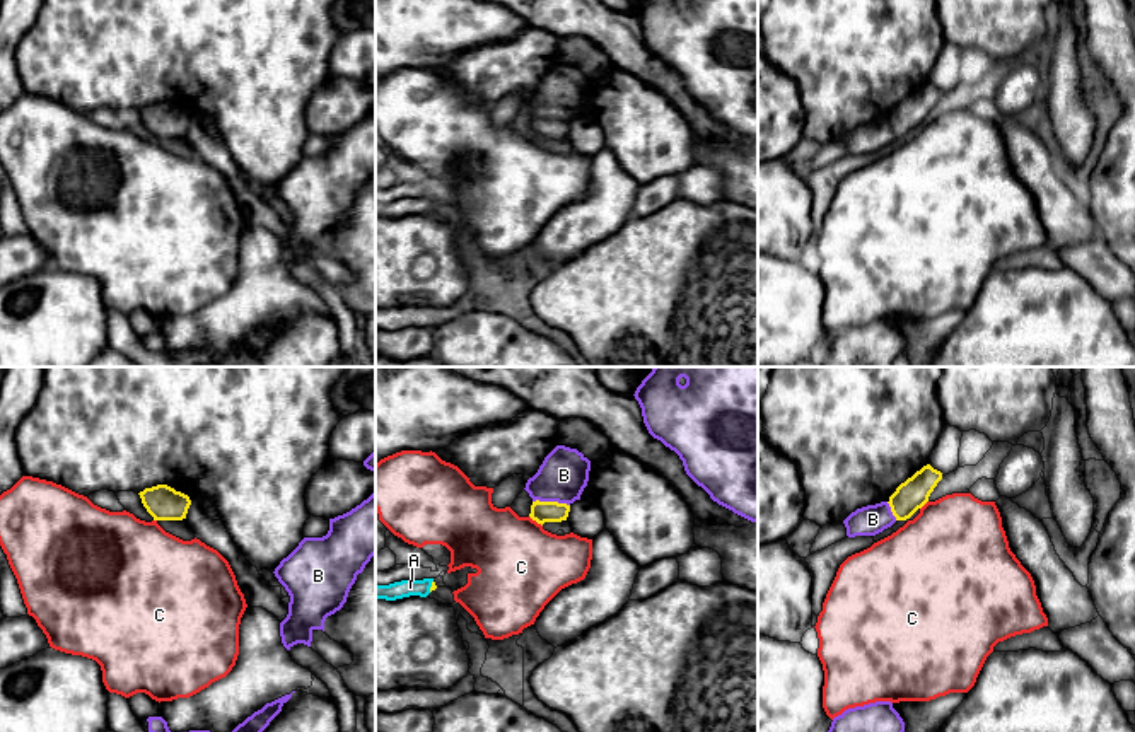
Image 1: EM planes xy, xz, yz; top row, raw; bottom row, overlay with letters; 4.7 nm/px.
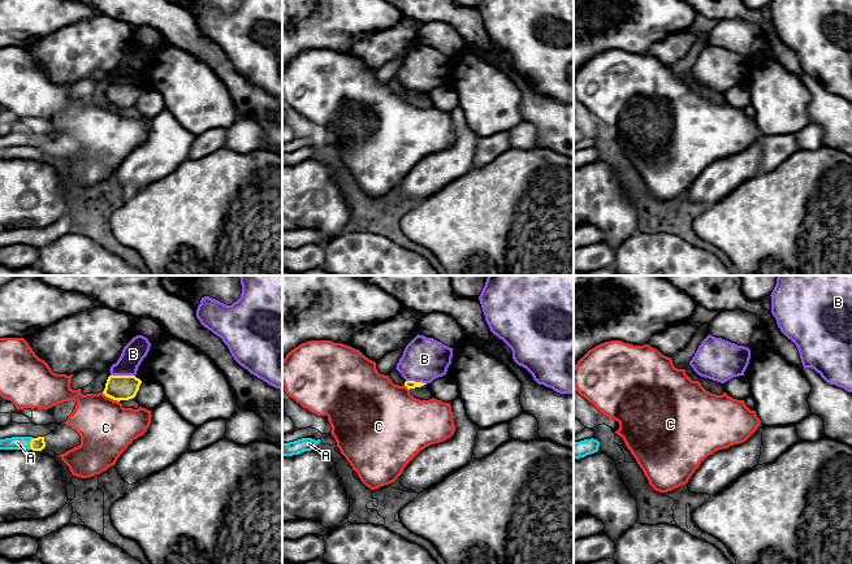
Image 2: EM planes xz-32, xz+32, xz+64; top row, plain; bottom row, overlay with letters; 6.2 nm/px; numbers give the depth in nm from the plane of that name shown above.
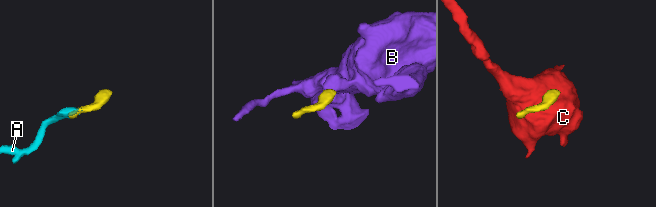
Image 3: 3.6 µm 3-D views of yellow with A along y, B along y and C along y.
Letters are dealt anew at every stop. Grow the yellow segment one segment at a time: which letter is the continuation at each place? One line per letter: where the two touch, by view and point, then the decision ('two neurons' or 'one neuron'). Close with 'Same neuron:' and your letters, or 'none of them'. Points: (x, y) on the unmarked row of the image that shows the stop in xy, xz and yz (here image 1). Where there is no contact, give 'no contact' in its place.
A: xz (432, 203) | one neuron
B: xz (552, 120) | two neurons
C: xz (536, 139) | two neurons
Same neuron: A

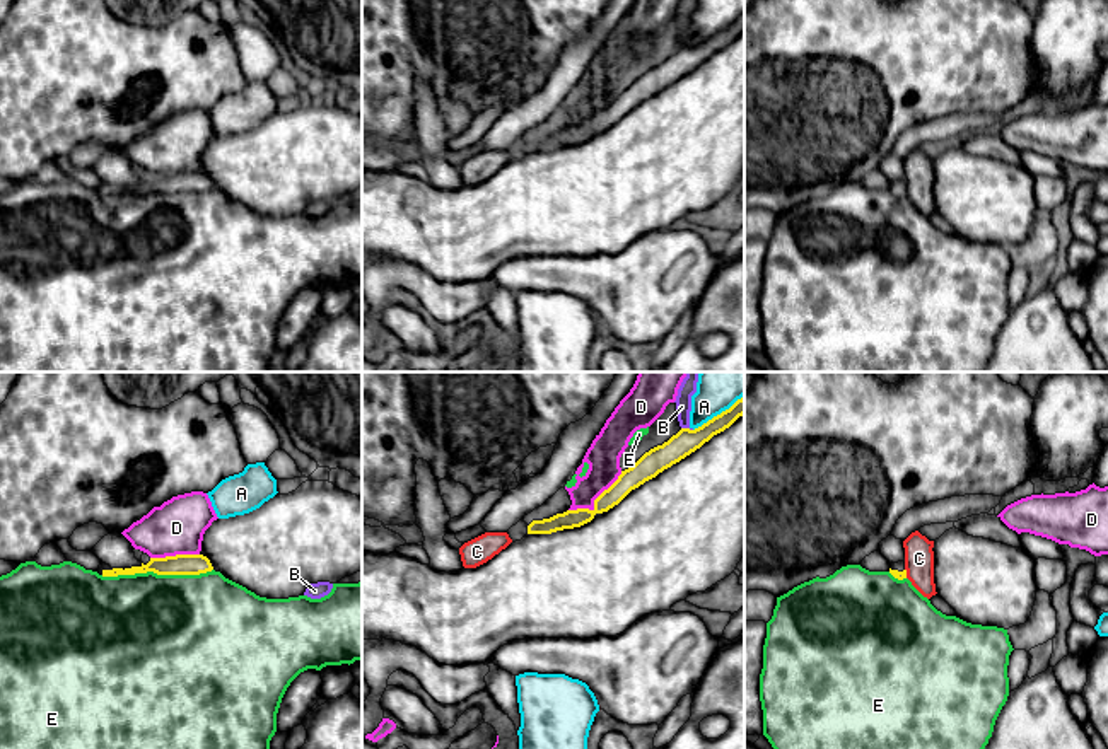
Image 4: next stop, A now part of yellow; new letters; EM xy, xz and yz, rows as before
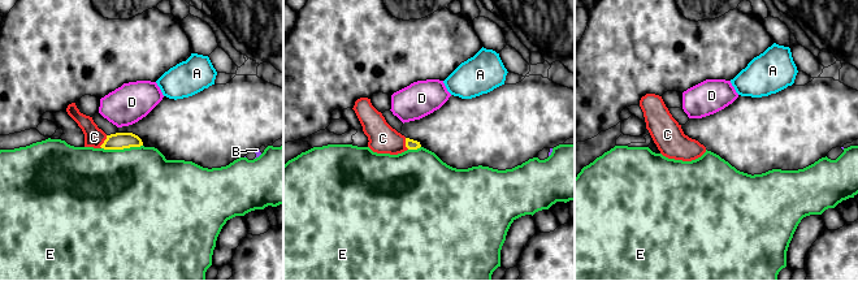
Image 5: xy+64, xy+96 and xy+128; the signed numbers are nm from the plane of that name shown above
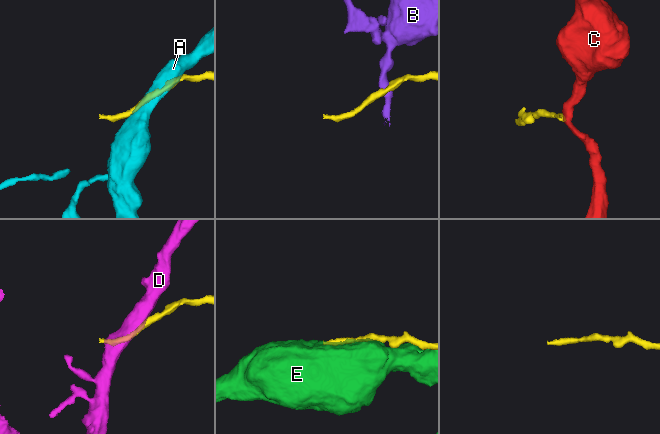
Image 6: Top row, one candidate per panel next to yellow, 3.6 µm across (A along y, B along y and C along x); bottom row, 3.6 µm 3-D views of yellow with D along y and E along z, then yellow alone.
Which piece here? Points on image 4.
A: xz (717, 33) | two neurons
B: xz (687, 46) | two neurons
C: yz (905, 191) | two neurons
D: xz (594, 120) | two neurons
E: xy (156, 190) | two neurons
Same neuron: none of them

